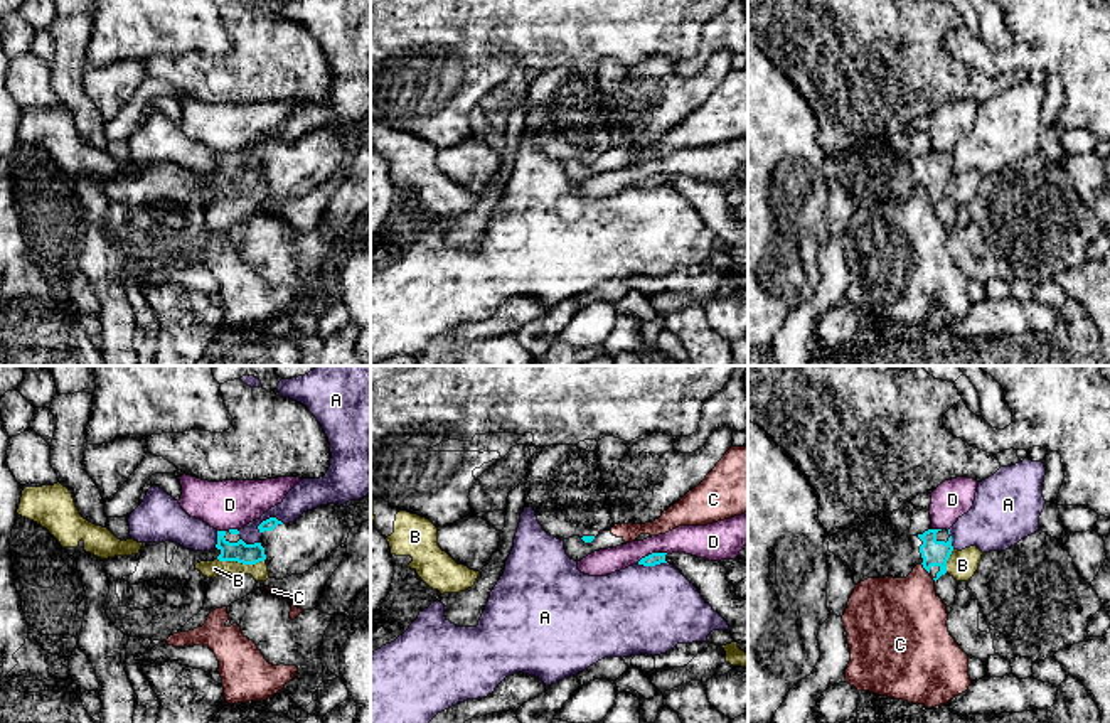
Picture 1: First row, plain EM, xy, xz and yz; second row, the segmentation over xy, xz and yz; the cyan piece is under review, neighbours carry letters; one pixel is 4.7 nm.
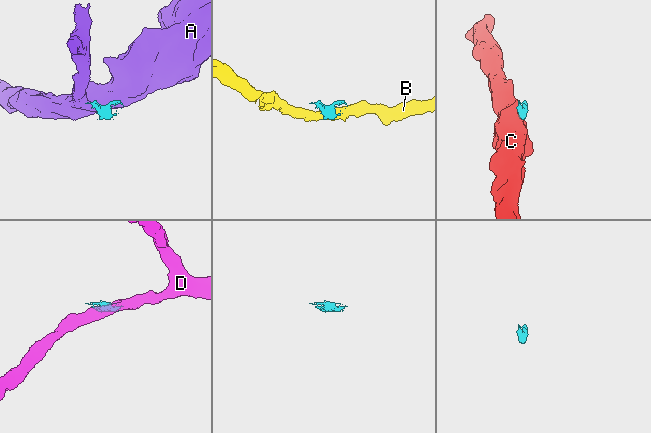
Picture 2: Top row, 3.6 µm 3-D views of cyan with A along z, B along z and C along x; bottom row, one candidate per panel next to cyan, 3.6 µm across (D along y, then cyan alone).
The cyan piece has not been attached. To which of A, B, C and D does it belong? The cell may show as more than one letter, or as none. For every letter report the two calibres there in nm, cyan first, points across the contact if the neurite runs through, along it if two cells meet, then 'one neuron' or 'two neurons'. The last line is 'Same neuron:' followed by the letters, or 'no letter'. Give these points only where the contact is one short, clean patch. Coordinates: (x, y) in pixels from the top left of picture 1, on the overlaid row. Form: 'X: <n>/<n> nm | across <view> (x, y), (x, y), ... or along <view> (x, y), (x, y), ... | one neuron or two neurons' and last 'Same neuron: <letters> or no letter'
A: 60/150 nm | two neurons
B: 100/80 nm | along xy (218, 558), (243, 563), (265, 560) | two neurons
C: 130/360 nm | along yz (922, 563), (928, 573) | two neurons
D: 60/160 nm | along xz (667, 553), (649, 553), (637, 563) | two neurons
Same neuron: no letter

